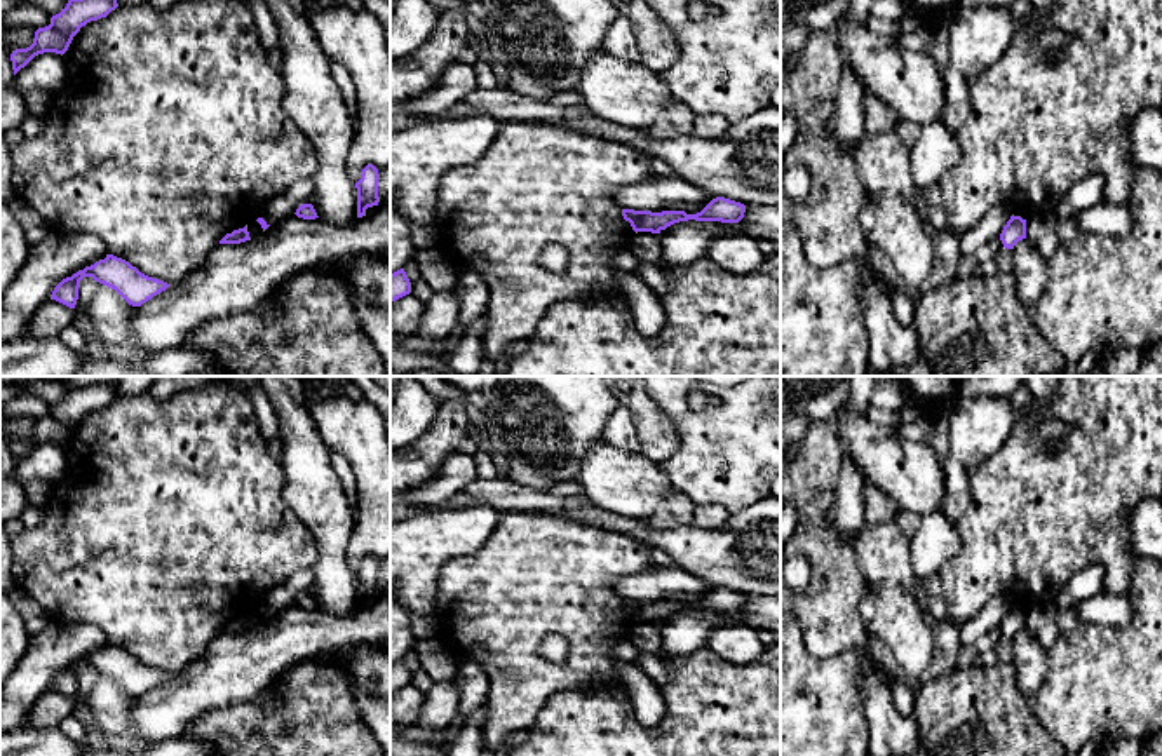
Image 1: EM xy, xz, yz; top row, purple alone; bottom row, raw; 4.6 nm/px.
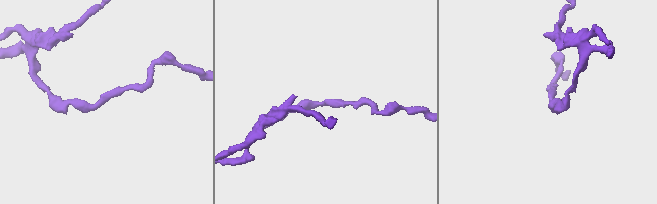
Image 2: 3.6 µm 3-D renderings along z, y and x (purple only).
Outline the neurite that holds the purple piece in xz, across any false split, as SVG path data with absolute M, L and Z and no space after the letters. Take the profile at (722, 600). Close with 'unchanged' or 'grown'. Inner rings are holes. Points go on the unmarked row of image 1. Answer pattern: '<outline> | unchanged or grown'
M725 587L713 589L700 603L686 604L685 601L634 601L622 599L622 606L631 613L632 620L660 624L667 617L679 611L721 611L721 613L739 613L744 608L746 596Z | unchanged

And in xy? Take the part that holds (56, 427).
M117 381L70 388L66 397L51 408L49 416L35 422L30 437L12 441L10 451L14 465L38 444L56 442L63 446L82 416L106 408L117 397Z | unchanged

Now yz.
M1012 604L1000 624L1000 631L1003 638L1014 639L1014 636L1023 629L1026 629L1026 610Z | unchanged

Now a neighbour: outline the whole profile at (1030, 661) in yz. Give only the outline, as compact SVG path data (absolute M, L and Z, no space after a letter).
M1028 629L1019 631L1010 645L1017 685L1026 699L1033 697L1042 688L1049 667L1047 650Z

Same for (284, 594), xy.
M312 568L293 573L286 582L272 587L261 601L261 608L267 615L274 615L284 608L289 608L303 594L310 594L315 585L315 573Z

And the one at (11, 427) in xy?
M0 415L0 437L7 439L10 444L16 439L26 439L33 434L35 418L31 416L3 416Z

